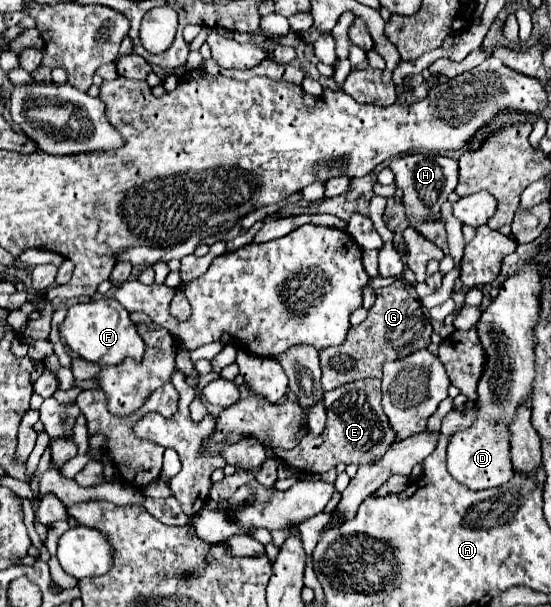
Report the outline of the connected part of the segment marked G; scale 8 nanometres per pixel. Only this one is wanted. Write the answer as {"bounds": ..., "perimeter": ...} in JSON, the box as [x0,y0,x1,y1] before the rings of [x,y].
{"bounds":[320,280,430,390],"perimeter":[[[400,280],[392,286],[378,288],[376,302],[368,310],[366,320],[358,326],[352,326],[340,346],[328,346],[320,350],[322,388],[334,390],[336,386],[342,386],[350,380],[362,380],[368,376],[380,378],[380,370],[386,360],[396,360],[408,356],[414,350],[426,348],[430,344],[430,334],[430,320],[424,316],[420,302],[410,298]]]}

